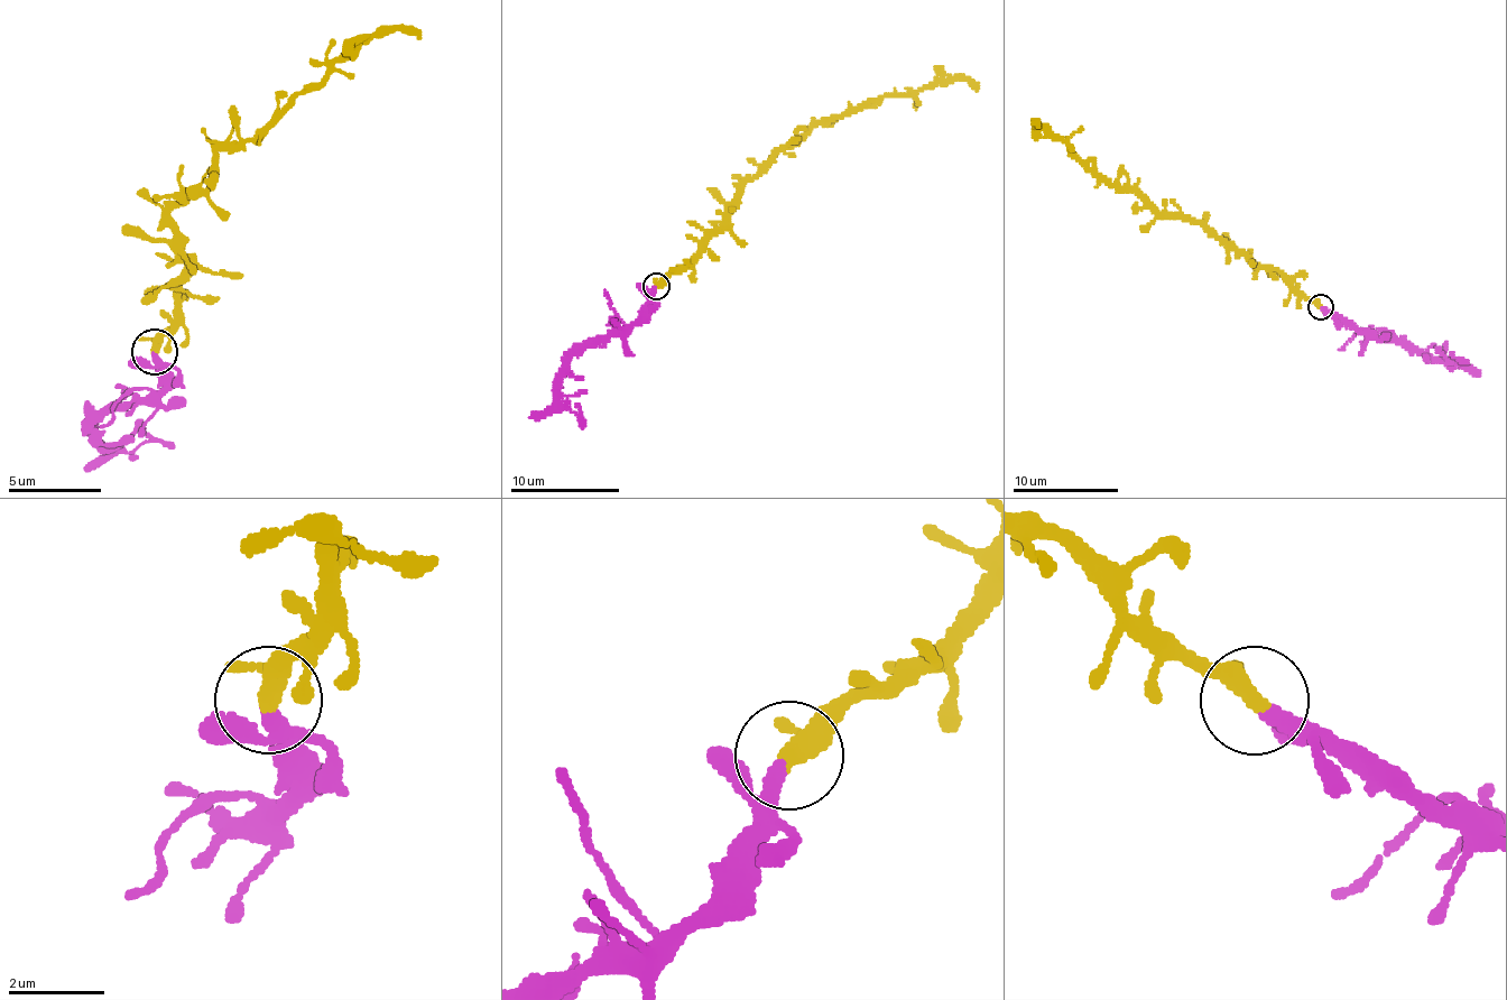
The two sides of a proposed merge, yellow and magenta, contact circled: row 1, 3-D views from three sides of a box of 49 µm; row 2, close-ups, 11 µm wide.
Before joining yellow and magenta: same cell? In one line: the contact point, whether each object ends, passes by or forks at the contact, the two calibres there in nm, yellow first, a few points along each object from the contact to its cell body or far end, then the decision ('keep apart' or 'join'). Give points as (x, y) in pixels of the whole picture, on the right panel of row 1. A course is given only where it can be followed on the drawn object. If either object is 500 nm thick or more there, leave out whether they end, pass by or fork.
(1320, 307) | yellow passes by | magenta ends | 320/280 nm | yellow via (1321, 307), (1274, 270), (1231, 249), (1192, 221), (1163, 215), (1131, 192), (1099, 176), (1039, 127) | magenta via (1321, 307), (1340, 315), (1365, 334), (1389, 336), (1414, 352), (1453, 360), (1455, 366), (1458, 360), (1468, 363) | join

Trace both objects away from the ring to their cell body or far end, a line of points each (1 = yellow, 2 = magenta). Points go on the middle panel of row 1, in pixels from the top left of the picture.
1: (655, 287), (722, 224), (737, 188), (812, 126), (949, 80), (969, 80), (976, 91)
2: (655, 287), (652, 308), (626, 327), (615, 327), (593, 339), (569, 358), (558, 398), (573, 411), (582, 428)

